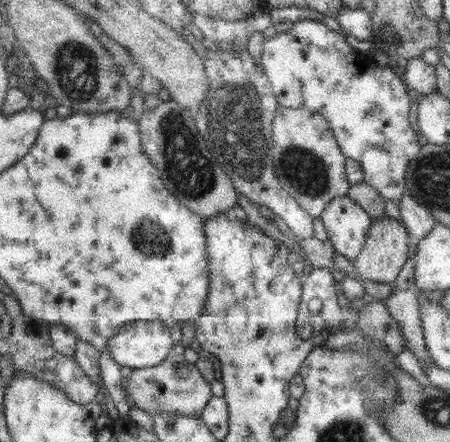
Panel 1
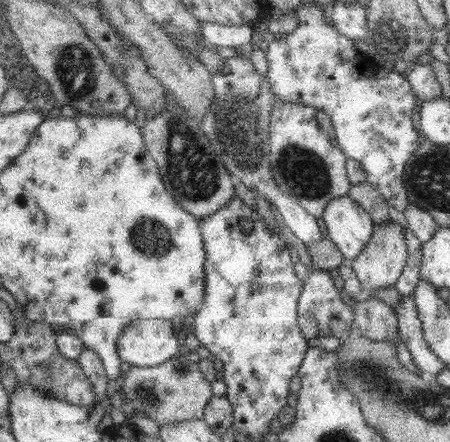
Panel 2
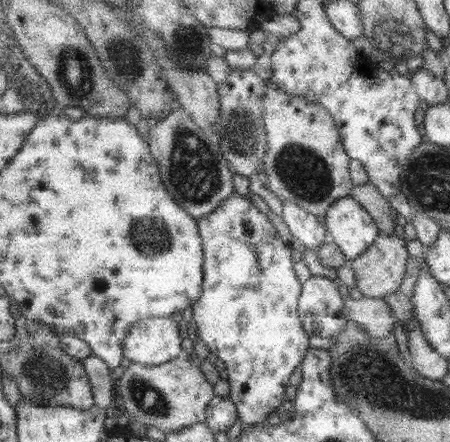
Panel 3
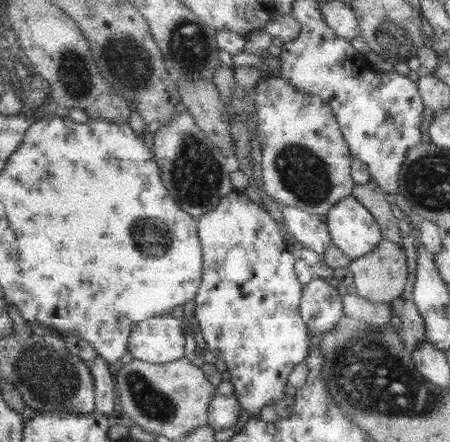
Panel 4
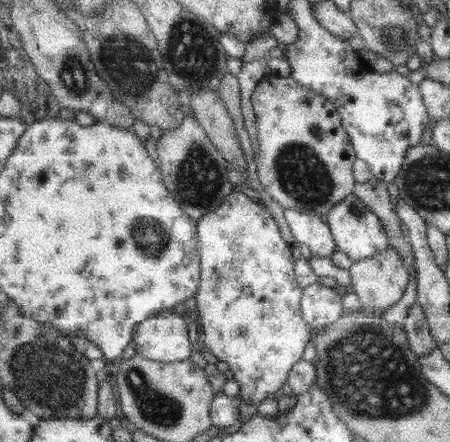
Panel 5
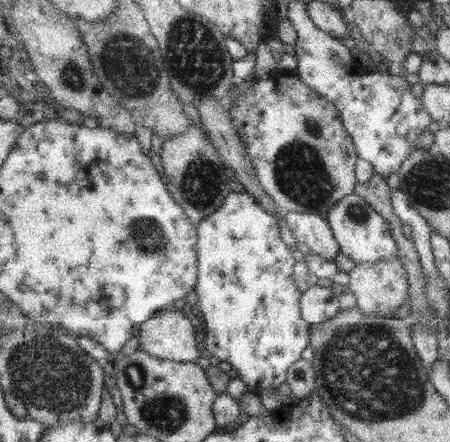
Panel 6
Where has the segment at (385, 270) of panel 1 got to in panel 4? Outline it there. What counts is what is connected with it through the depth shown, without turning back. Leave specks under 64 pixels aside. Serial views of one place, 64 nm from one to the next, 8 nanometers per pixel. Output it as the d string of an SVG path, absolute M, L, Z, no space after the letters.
M383 238L383 242L375 248L371 254L366 254L361 258L353 259L349 269L353 273L353 289L359 296L369 300L369 302L385 302L390 304L403 295L403 290L407 288L407 256L401 245Z

